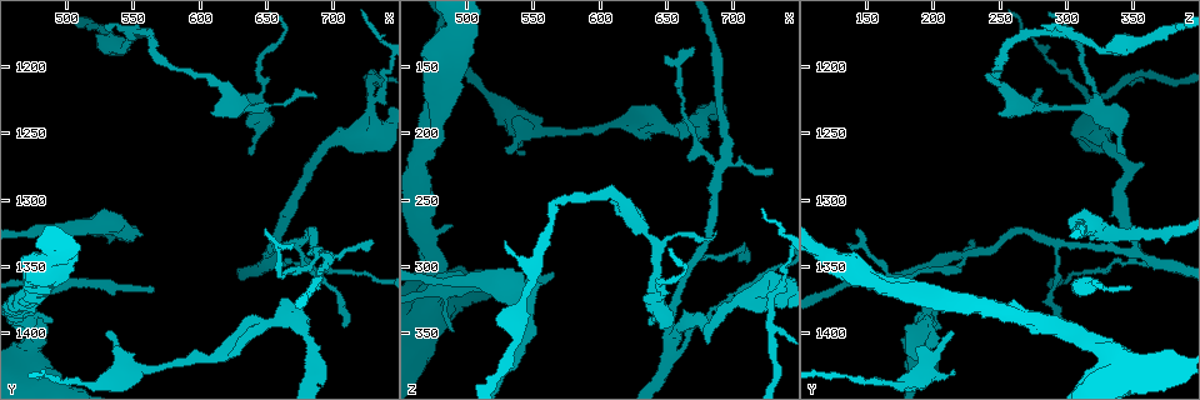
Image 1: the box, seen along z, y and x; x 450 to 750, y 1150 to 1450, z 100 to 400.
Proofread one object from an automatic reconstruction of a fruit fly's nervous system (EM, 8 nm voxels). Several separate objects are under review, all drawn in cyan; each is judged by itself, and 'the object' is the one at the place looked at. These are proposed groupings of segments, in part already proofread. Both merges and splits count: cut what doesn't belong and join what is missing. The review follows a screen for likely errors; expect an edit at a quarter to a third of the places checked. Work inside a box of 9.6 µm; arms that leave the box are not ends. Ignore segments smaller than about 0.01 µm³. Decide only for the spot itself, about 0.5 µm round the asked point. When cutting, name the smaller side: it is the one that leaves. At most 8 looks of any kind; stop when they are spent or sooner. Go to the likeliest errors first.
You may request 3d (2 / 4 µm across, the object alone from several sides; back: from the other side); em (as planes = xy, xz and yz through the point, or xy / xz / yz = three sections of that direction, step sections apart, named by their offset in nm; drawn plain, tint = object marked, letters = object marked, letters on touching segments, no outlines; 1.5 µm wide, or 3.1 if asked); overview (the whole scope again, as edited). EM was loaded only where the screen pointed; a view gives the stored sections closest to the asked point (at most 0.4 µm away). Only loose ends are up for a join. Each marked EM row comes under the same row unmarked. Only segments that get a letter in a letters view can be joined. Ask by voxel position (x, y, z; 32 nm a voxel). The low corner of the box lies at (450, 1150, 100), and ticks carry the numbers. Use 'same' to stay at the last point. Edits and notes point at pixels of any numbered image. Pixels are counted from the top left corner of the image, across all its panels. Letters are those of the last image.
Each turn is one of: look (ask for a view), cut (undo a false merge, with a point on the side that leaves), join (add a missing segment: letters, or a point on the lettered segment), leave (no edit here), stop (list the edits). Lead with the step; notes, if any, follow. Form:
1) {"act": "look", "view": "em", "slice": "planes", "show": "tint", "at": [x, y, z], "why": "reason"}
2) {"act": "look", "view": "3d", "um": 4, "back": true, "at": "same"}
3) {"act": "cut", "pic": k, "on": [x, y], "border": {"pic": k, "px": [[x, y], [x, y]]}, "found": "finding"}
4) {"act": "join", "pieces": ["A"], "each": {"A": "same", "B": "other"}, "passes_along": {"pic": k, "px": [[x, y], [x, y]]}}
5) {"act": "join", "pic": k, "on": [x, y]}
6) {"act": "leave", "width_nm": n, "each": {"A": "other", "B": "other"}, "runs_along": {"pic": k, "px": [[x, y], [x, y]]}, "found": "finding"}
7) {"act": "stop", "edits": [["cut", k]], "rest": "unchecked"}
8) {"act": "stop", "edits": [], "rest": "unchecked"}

{"act": "look", "view": "em", "slice": "planes", "show": "tint", "at": [528, 1400, 214], "why": "tapers out"}

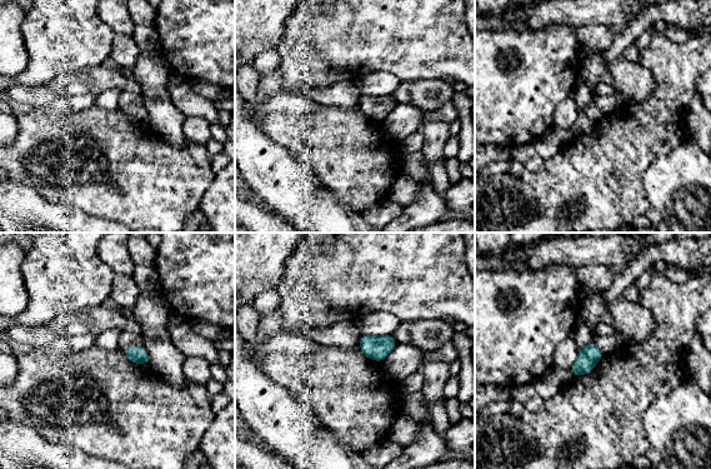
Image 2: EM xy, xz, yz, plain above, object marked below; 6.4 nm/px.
{"act": "look", "view": "em", "slice": "planes", "show": "letters", "at": "same", "why": "see the neighbours"}

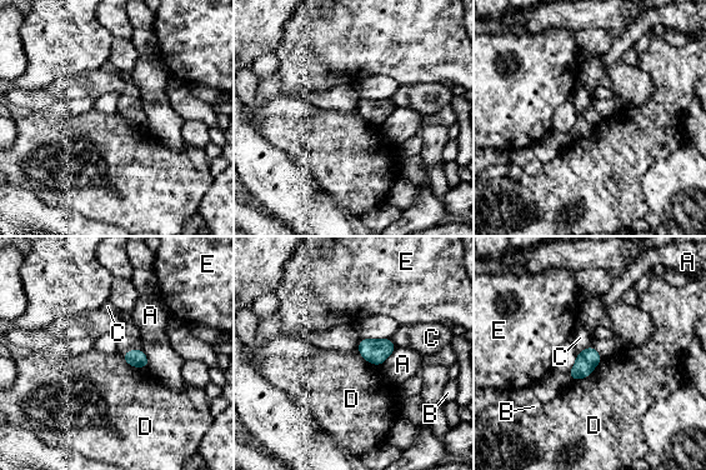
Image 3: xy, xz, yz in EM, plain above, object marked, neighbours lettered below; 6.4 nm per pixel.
{"act": "leave", "each": {"A": "other", "B": "other", "C": "other", "D": "other", "E": "other"}, "border": {"pic": 3, "px": [[602, 358], [586, 376], [574, 381]]}, "found": "no lettered segment goes on from it"}

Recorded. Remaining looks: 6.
{"act": "look", "view": "em", "slice": "xz", "step": 8, "show": "tint", "at": [488, 1364, 348], "why": "branch stops here"}

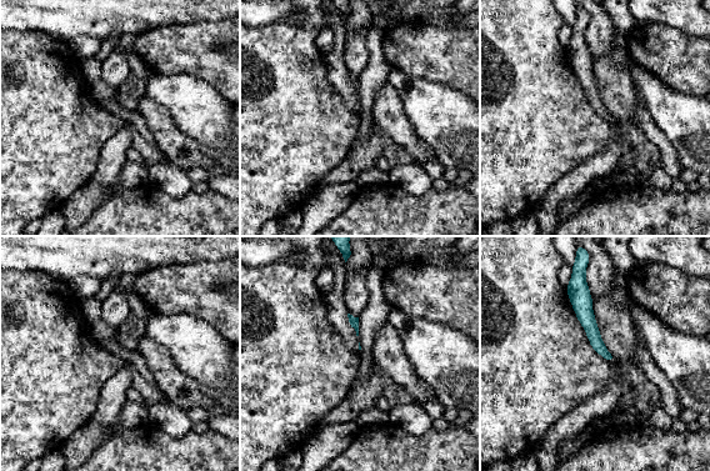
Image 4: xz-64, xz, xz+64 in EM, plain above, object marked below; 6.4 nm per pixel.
{"act": "look", "view": "em", "slice": "xz", "step": 8, "show": "letters", "at": "same"}

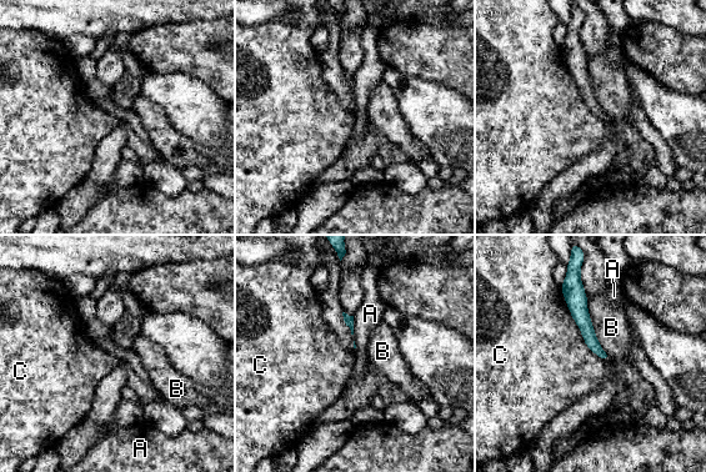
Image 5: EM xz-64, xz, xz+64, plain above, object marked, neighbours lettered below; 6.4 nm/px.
{"act": "leave", "each": {"A": "other", "B": "other", "C": "other"}, "found": "no lettered segment goes on from it"}

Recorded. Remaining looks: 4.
{"act": "look", "view": "3d", "um": 4, "at": [672, 1330, 294], "why": "side arm on a straight run"}

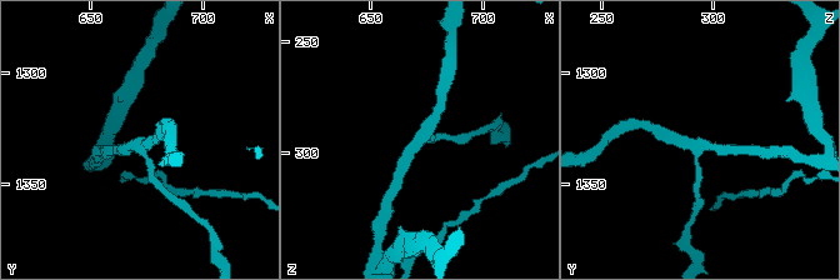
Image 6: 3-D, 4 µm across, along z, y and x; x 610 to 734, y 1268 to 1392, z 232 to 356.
{"act": "look", "view": "em", "slice": "planes", "show": "tint", "at": [673, 1332, 293], "why": "shape alone is not enough"}

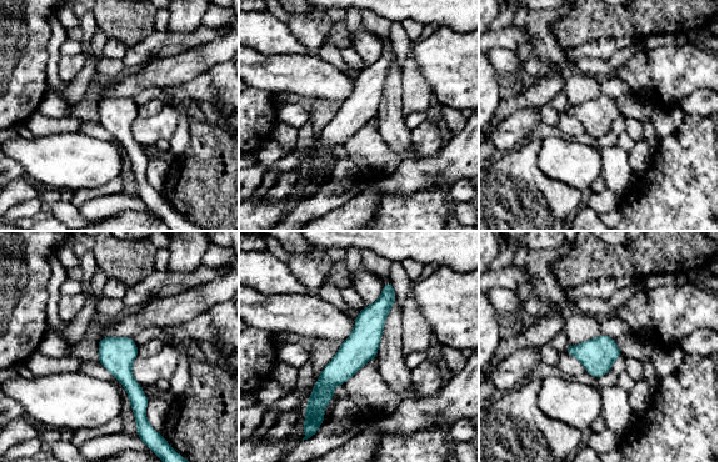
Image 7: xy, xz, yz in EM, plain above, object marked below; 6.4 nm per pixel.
{"act": "look", "view": "em", "slice": "planes", "show": "letters", "at": "same", "why": "see the neighbours"}

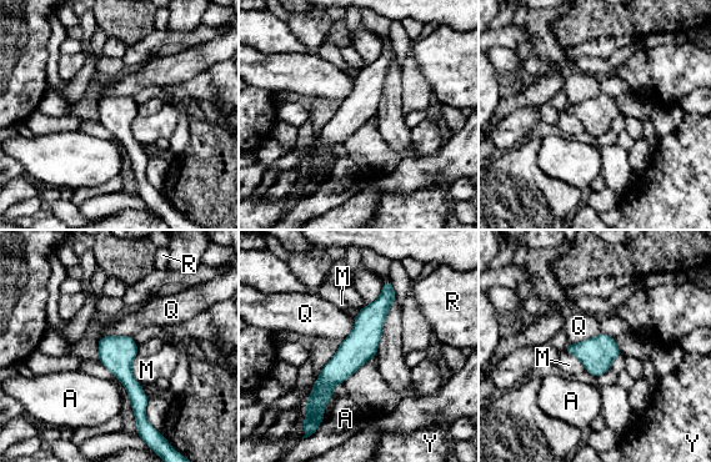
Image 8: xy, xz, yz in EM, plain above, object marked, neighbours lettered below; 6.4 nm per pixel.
{"act": "leave", "each": {"A": "other", "M": "other", "Q": "other", "R": "other", "Y": "other"}, "runs_along": {"pic": 8, "px": [[387, 284], [320, 413]]}, "found": "one neuron here"}

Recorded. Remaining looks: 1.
{"act": "stop", "edits": [], "rest": "unchecked"}

